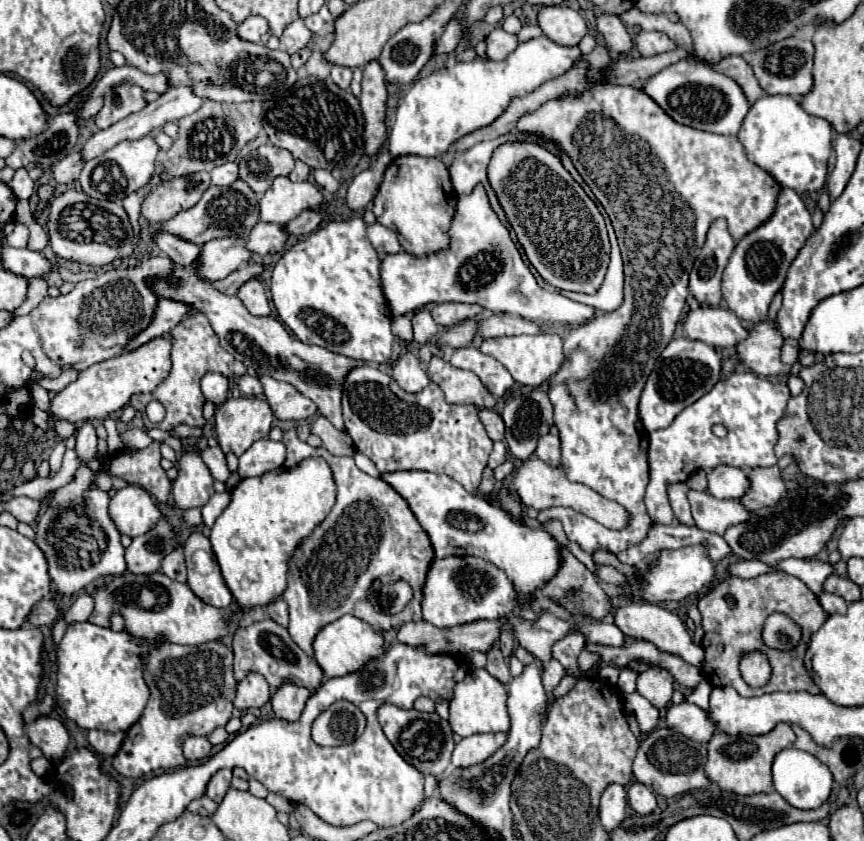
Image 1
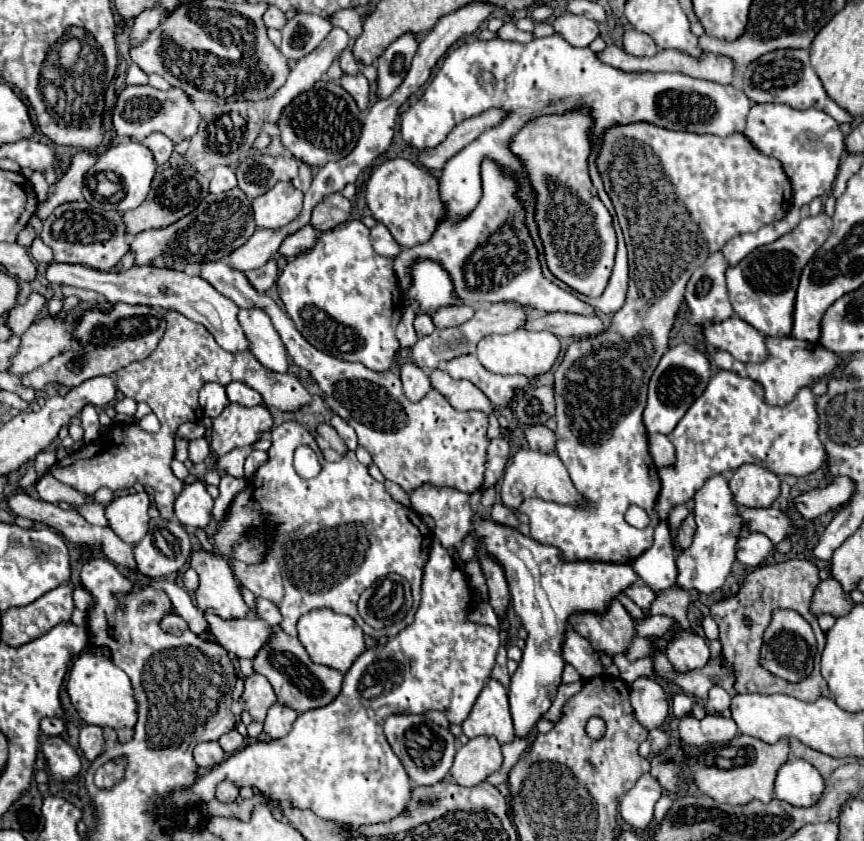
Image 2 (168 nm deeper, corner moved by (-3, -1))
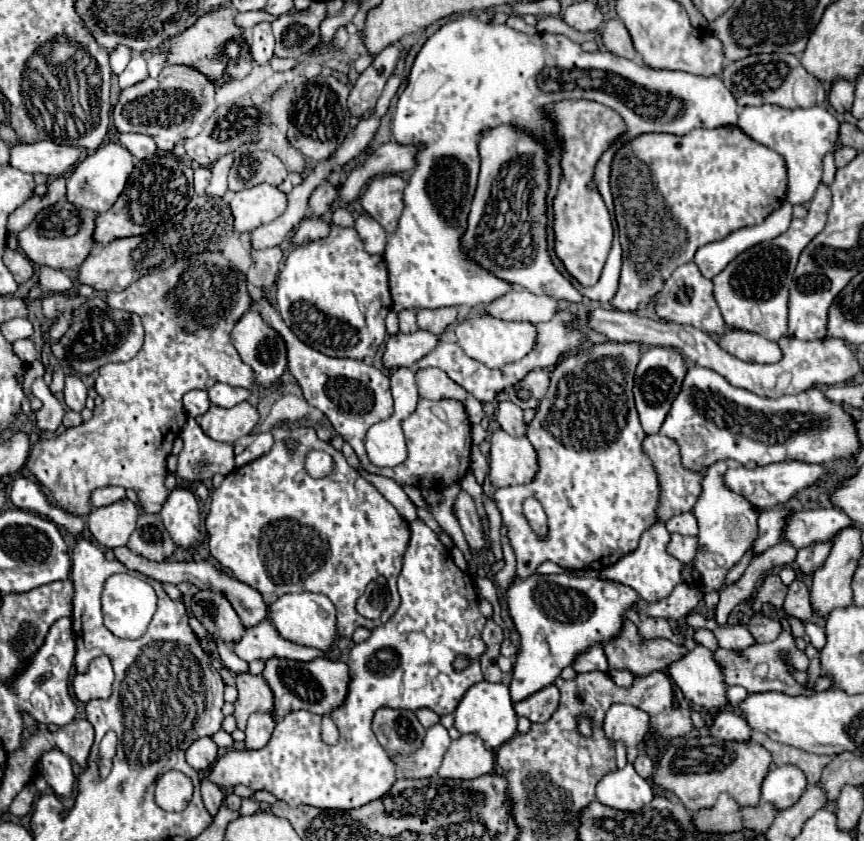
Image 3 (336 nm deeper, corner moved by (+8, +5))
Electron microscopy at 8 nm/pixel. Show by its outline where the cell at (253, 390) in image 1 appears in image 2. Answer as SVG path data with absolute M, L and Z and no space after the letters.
M233 381L225 389L227 389L229 401L233 401L233 403L241 403L245 407L255 407L261 403L261 395L241 381Z

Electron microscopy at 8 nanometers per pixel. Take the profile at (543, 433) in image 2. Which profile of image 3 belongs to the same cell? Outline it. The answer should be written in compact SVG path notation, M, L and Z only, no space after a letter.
M500 401L498 409L496 409L496 421L498 425L516 437L522 437L526 433L526 423L522 419L522 409L518 405L514 405L512 401Z

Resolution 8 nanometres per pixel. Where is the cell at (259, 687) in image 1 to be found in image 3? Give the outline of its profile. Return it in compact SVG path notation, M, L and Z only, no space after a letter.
M240 673L236 677L238 699L234 703L234 719L238 729L244 731L250 713L274 713L274 693L264 677L252 673Z

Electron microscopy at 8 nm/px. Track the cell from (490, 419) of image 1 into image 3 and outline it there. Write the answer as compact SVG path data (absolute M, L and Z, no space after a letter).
M470 395L470 397L464 401L464 409L466 409L466 415L470 417L470 423L472 423L472 425L480 423L480 419L482 419L482 403L480 403L476 397Z

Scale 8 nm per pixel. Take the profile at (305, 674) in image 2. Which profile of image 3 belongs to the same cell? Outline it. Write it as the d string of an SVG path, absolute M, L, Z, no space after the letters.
M268 659L264 669L264 679L274 691L276 697L276 717L282 719L286 713L292 711L312 711L318 715L330 715L338 705L344 703L350 683L350 669L344 661L328 661L328 659L316 659L310 663L300 661L288 661L288 659Z

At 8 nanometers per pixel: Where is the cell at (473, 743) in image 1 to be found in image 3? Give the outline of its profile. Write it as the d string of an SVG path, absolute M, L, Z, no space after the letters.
M462 735L452 741L438 775L444 779L476 779L494 769L494 755L478 735Z

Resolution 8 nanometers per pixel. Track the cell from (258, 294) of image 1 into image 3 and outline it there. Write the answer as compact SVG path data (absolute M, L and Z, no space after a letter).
M250 309L234 327L232 331L232 343L238 351L238 355L242 357L242 361L246 365L252 367L252 373L254 373L254 383L260 387L260 389L270 389L280 377L282 373L288 369L288 361L286 361L286 343L284 339L280 337L280 333L276 329L272 329L262 317L258 311Z

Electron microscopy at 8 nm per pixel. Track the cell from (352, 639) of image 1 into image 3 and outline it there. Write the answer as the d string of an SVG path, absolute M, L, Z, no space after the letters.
M286 593L268 607L268 619L278 629L278 635L298 645L326 651L336 639L336 609L326 595L320 593Z

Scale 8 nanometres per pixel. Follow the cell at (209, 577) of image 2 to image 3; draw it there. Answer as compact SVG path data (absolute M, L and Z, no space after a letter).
M200 591L190 605L194 617L204 625L204 629L214 637L214 641L222 641L226 645L238 643L242 639L242 633L246 631L240 623L236 611L226 601L226 597L212 593L212 591Z

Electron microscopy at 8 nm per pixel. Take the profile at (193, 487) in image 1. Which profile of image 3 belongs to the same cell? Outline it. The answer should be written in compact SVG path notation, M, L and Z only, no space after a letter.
M176 487L170 491L160 517L176 547L192 549L200 541L200 509L188 489Z

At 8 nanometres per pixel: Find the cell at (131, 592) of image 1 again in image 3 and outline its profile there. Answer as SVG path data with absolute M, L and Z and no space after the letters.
M266 619L256 627L246 629L244 637L240 643L232 645L232 651L244 659L244 661L254 661L254 659L270 659L270 657L282 657L282 659L292 659L292 661L314 661L318 657L324 659L340 659L342 651L340 647L334 643L330 645L328 651L320 651L320 649L312 649L312 647L304 647L304 645L296 645L292 641L282 639L276 629L272 627L272 623Z

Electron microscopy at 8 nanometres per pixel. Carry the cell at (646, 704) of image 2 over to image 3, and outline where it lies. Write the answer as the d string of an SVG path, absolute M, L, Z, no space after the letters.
M612 705L602 729L612 745L622 743L626 747L626 759L632 763L640 753L640 741L648 733L648 715L632 705Z

